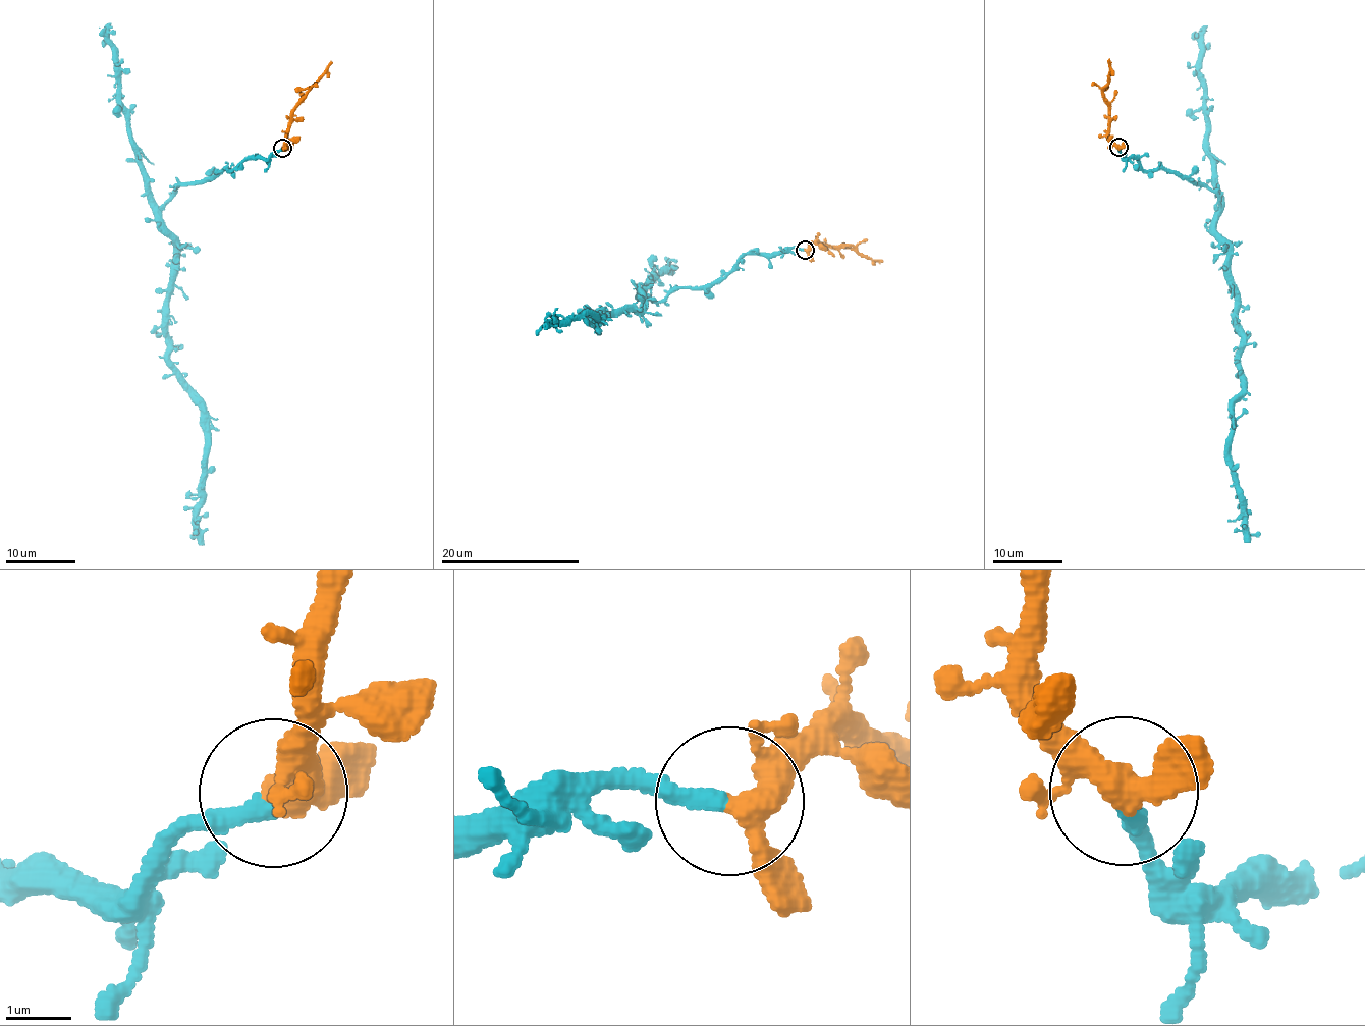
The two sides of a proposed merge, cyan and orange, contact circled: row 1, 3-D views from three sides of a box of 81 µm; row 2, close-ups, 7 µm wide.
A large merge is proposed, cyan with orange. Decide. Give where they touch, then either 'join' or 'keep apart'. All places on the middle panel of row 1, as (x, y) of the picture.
(805, 250) | join

